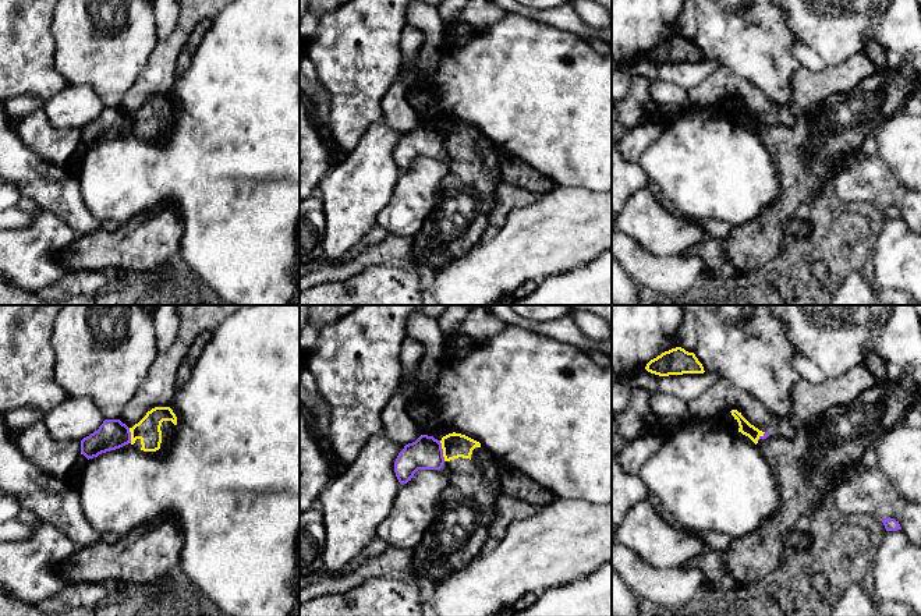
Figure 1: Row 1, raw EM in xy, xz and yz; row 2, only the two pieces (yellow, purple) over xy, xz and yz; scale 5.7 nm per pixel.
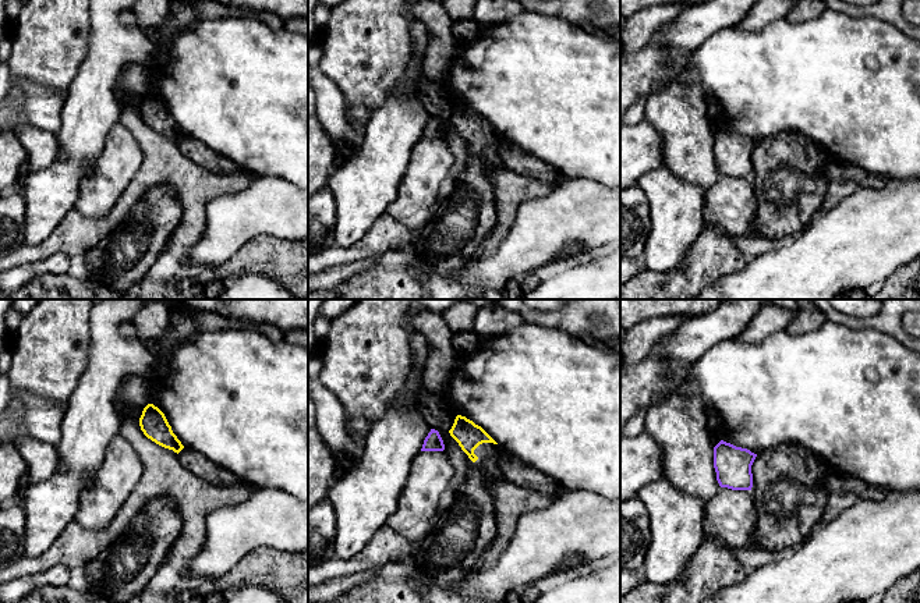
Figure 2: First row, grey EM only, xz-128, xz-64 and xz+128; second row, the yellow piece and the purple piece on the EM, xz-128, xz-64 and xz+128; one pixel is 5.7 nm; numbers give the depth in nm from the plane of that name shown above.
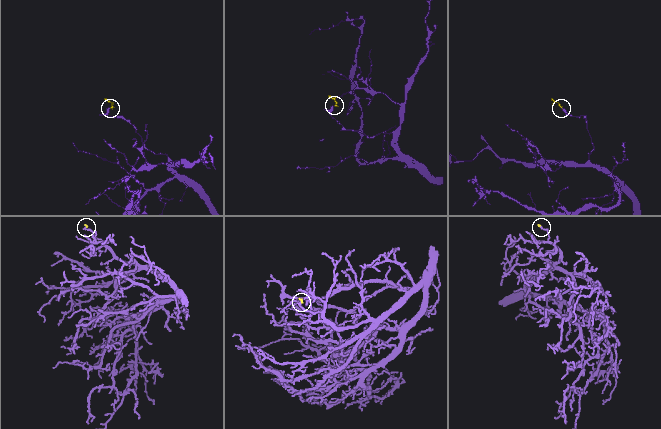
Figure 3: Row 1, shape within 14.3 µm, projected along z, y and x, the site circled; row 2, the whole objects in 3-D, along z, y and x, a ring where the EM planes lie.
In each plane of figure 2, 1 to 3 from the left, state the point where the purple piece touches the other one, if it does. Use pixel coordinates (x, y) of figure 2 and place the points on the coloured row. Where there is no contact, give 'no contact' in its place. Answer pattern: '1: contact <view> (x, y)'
1: no contact
2: no contact
3: no contact

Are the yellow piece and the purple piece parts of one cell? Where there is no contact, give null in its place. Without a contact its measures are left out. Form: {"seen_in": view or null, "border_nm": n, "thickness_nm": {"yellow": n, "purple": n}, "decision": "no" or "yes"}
{"seen_in": "xz", "border_nm": 120, "thickness_nm": {"yellow": 140, "purple": 190}, "decision": "no"}

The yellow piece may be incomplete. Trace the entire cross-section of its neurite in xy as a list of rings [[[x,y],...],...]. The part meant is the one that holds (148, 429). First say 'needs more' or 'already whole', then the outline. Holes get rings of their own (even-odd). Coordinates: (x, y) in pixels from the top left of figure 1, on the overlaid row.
already whole; [[[155,407],[148,411],[138,424],[130,428],[131,445],[139,439],[142,445],[141,450],[159,450],[162,443],[160,426],[163,421],[171,421],[174,425],[177,425],[177,417],[170,407]]]

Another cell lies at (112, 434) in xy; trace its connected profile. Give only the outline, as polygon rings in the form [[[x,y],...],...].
[[[105,419],[98,431],[81,440],[81,454],[88,460],[131,443],[130,428],[120,419]]]

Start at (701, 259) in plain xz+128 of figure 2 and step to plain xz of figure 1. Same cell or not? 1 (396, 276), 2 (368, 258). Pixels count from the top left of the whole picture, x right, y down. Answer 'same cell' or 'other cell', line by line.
1: same cell
2: other cell

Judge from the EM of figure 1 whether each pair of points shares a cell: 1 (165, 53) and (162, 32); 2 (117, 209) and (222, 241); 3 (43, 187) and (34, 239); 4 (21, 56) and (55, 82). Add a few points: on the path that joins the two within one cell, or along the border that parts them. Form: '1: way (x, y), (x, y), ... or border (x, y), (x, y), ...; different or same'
1: border (179, 14), (174, 29), (159, 41); different
2: way (145, 188), (174, 188), (199, 213); same
3: border (39, 209), (55, 213), (68, 226); different
4: way (29, 64), (46, 81); same

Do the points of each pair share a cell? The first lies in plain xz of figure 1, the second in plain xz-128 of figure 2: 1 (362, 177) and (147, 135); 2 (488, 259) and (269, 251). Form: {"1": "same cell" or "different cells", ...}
{"1": "different cells", "2": "different cells"}

